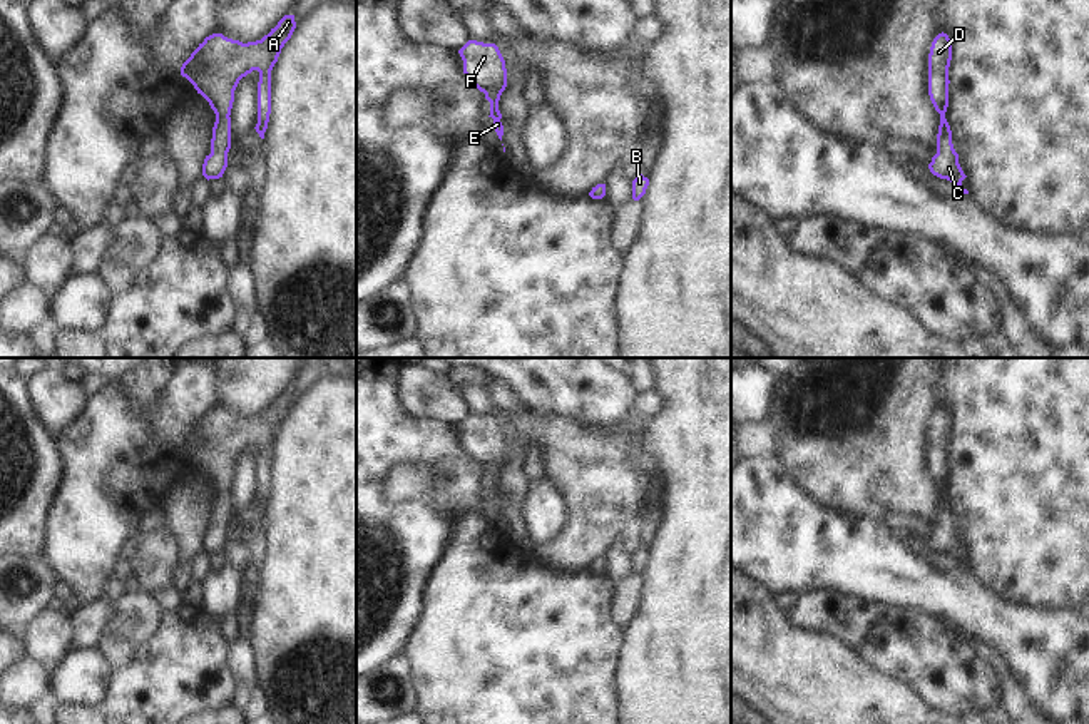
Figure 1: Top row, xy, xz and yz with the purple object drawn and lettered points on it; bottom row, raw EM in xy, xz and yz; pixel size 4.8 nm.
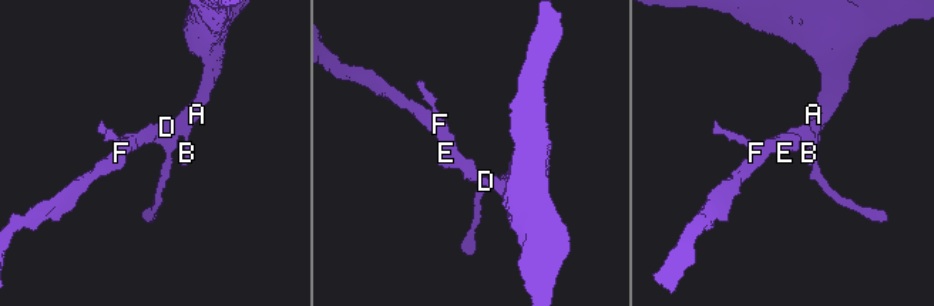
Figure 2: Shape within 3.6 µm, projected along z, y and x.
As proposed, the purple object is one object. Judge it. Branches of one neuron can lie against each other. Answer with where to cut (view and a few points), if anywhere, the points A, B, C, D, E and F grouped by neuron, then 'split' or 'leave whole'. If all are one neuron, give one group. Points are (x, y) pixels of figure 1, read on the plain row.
no cut | A B C D E F | leave whole

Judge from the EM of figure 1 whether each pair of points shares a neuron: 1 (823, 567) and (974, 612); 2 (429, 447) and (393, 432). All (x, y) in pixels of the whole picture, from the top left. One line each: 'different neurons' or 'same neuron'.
1: same neuron
2: same neuron

